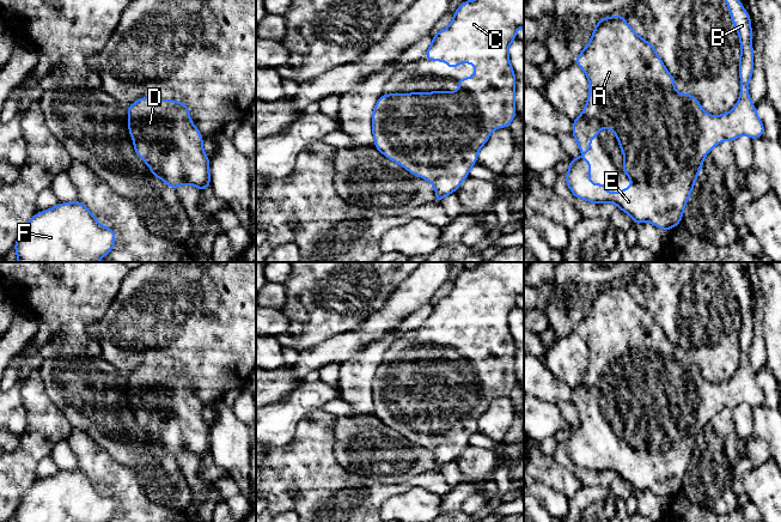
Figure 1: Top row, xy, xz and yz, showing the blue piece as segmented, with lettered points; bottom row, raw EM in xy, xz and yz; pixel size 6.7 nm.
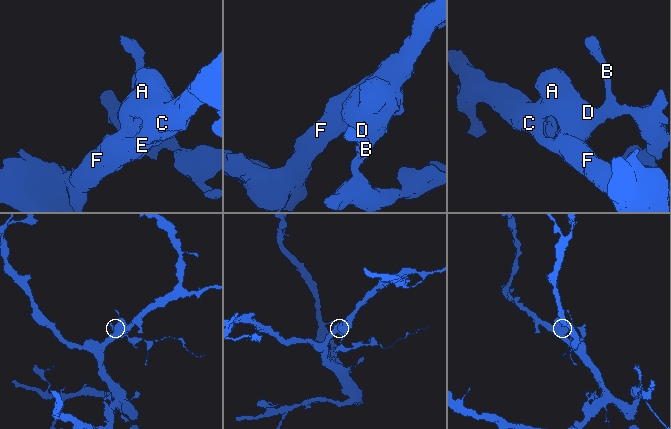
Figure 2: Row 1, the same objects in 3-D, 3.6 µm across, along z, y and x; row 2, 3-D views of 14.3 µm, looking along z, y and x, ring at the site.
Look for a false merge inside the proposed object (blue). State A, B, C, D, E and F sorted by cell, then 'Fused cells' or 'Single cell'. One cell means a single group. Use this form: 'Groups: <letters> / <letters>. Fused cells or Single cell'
Groups: A B C D E F. Single cell

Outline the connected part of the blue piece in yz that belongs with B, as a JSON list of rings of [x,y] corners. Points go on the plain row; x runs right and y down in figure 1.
[[[736,262],[722,263],[740,308],[740,363],[731,380],[718,384],[707,382],[691,362],[677,362],[675,359],[676,347],[667,340],[653,312],[642,308],[621,283],[597,290],[590,311],[585,314],[574,329],[585,340],[590,357],[588,368],[581,383],[573,388],[572,403],[579,413],[580,423],[590,421],[591,406],[599,405],[602,395],[610,396],[616,402],[624,424],[622,439],[631,448],[631,455],[609,462],[604,450],[593,454],[590,450],[591,429],[582,429],[579,423],[568,431],[569,438],[565,444],[567,454],[576,467],[584,467],[598,473],[615,471],[617,477],[631,485],[634,492],[649,490],[667,500],[682,490],[684,475],[691,463],[707,421],[725,407],[733,411],[740,403],[748,403],[752,408],[763,405],[764,394],[756,381],[756,374],[750,369],[748,358],[753,339],[751,286]]]

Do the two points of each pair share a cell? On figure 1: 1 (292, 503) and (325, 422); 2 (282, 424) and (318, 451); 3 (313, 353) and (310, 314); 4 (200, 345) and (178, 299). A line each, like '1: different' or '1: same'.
1: same
2: different
3: different
4: same

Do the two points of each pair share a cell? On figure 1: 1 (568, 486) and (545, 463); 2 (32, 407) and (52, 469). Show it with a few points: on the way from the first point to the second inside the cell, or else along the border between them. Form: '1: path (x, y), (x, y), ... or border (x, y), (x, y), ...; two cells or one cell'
1: path (562, 480), (551, 469); one cell
2: border (49, 455), (40, 461), (36, 471), (37, 479); two cells

